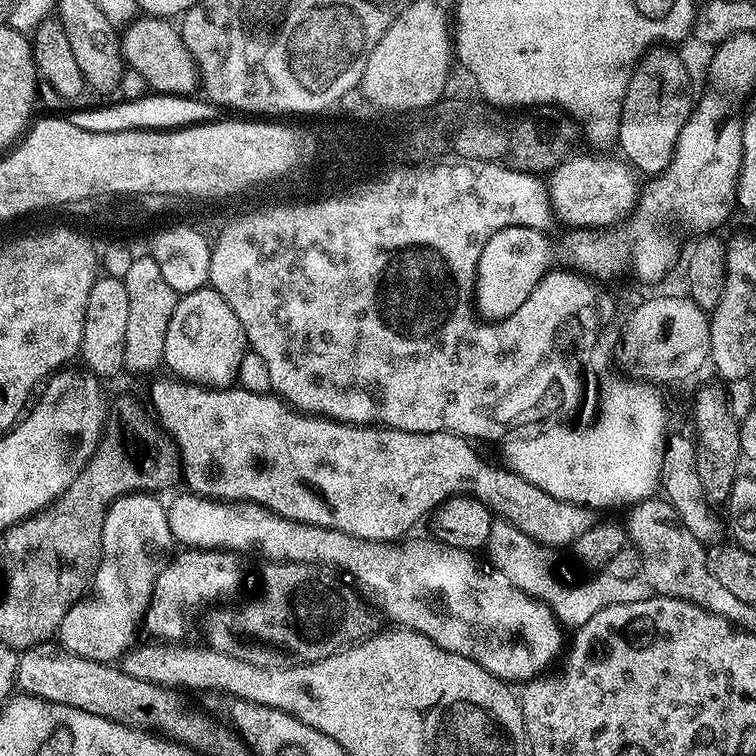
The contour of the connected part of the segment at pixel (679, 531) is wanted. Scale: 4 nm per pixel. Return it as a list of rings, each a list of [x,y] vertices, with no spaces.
[[[663,498],[637,500],[630,511],[632,514],[626,519],[626,531],[631,543],[636,543],[634,546],[639,552],[639,563],[644,563],[643,579],[648,581],[655,595],[697,604],[714,614],[724,616],[737,626],[745,623],[743,620],[754,612],[753,605],[734,598],[734,594],[730,594],[730,590],[726,590],[726,586],[714,578],[712,569],[708,566],[709,553],[705,545],[694,538],[694,534],[690,534],[684,524],[677,522],[676,507],[670,501]]]

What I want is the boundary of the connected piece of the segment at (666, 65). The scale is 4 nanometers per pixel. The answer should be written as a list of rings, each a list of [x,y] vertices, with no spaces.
[[[662,49],[645,52],[632,72],[620,104],[618,143],[624,151],[623,159],[637,173],[645,172],[648,178],[655,178],[667,171],[676,150],[678,134],[682,134],[682,126],[686,126],[694,111],[694,96],[689,89],[685,66],[675,51]]]

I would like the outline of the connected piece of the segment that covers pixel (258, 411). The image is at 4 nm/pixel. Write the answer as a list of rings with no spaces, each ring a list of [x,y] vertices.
[[[179,378],[168,379],[172,380],[153,382],[151,411],[179,452],[187,491],[209,500],[263,505],[272,513],[299,524],[336,529],[359,540],[381,542],[396,542],[407,537],[407,532],[428,511],[429,515],[449,496],[457,494],[475,496],[497,517],[549,546],[571,545],[598,520],[593,509],[554,498],[507,467],[494,468],[479,460],[468,445],[471,443],[453,432],[403,432],[383,426],[345,424],[343,420],[329,420],[327,416],[299,411],[267,391],[251,392],[237,386],[210,388]]]

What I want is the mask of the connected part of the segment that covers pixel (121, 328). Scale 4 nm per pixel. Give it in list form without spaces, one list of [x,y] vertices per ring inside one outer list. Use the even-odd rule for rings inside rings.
[[[101,275],[90,286],[90,298],[86,298],[86,318],[82,326],[82,342],[79,355],[84,356],[83,367],[97,378],[116,376],[125,371],[126,358],[126,321],[130,302],[126,286],[120,276]]]

